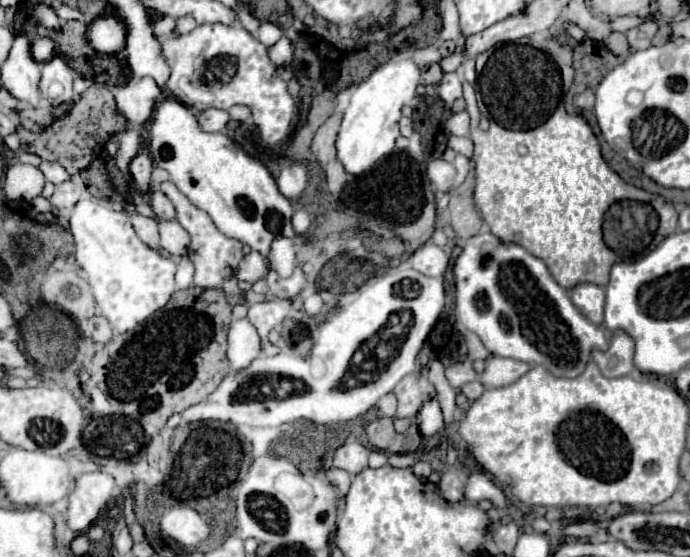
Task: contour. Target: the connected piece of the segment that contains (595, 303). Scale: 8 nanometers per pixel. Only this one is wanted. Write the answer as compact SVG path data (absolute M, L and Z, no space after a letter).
M584 282L584 284L578 284L570 290L570 298L574 302L574 306L596 326L602 324L604 320L604 290L602 286L598 284L590 284L590 282Z

